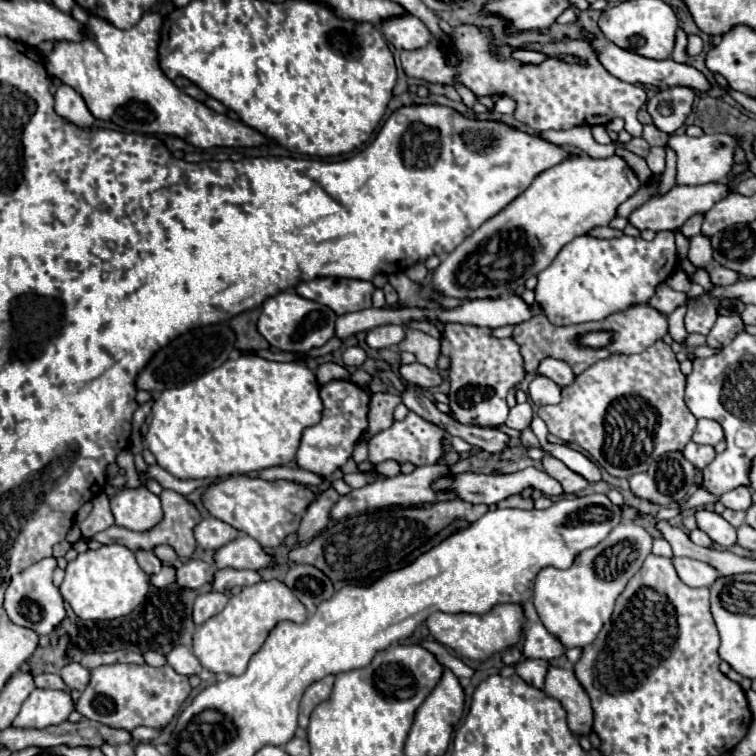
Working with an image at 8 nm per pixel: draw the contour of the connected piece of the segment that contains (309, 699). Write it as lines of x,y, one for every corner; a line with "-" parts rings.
328,675
328,677
324,677
324,679
312,683
312,685
304,691
304,697
302,697
302,701
300,701
300,715
298,715
300,727
308,727
310,713
314,711
314,707
316,707
318,703
322,703
324,699
330,697
332,687
334,687
334,675

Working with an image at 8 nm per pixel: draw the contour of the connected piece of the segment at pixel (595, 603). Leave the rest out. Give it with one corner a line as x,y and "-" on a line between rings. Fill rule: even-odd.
624,521
620,523
602,543
598,543
592,549
582,551
574,565
570,569
554,569
554,567
546,567
538,573
536,577
536,585
534,585
534,597
532,603
540,615
540,621
544,623
544,627
558,637
558,641
562,643
564,649
572,649
572,647
586,647
590,643
594,643
596,635
600,633
604,621
612,615
614,611
614,601
616,597
622,593
622,589
626,587
628,579
642,567
644,559
650,555
652,551
652,537
648,531
644,531
642,527
634,525
632,521

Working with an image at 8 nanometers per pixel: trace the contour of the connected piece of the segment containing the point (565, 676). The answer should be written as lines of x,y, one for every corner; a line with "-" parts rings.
550,667
546,675
544,693
556,701
566,711
568,727
576,735
588,735
594,723
594,711
590,707
590,699
582,685
578,683
572,669
564,667

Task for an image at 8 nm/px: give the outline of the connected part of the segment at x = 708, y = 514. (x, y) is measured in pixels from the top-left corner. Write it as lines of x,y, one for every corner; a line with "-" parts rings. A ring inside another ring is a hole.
698,509
694,513
694,519
696,519
696,527
702,529
704,533
708,533
714,543
724,545
724,547
736,543
736,529
724,517
720,517
716,511

